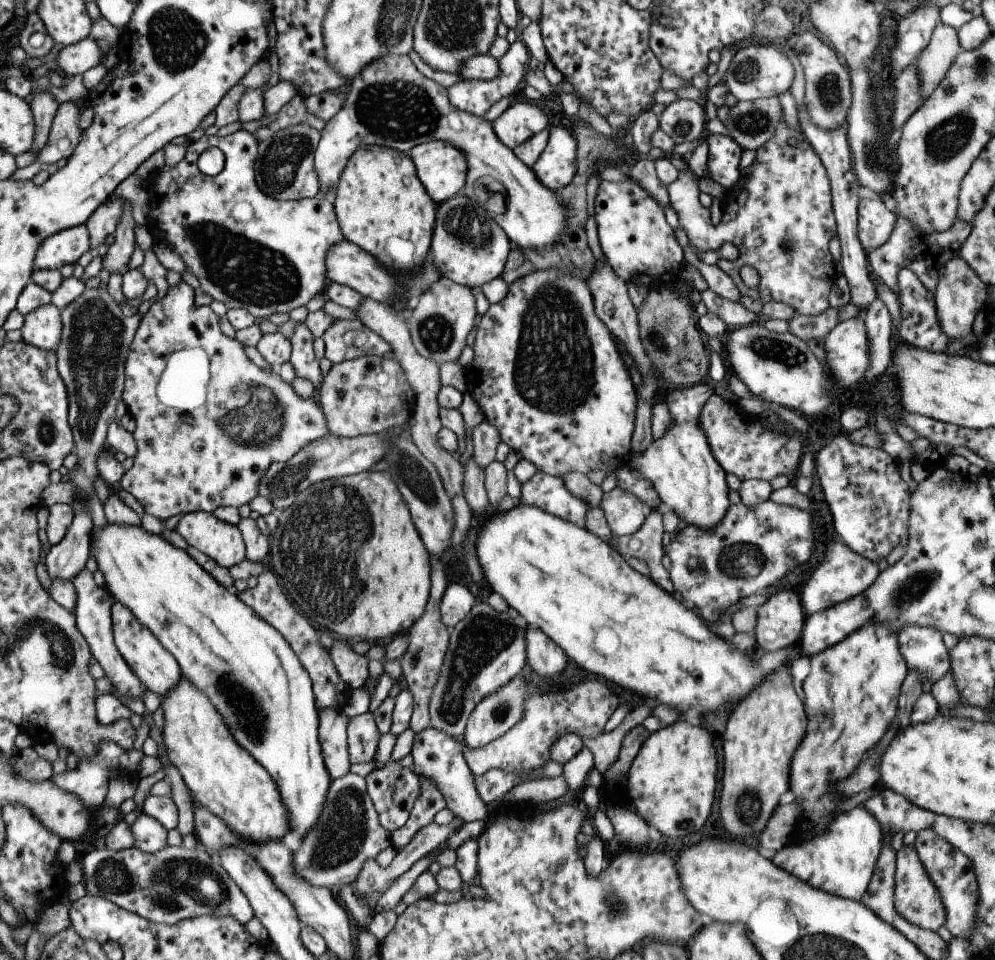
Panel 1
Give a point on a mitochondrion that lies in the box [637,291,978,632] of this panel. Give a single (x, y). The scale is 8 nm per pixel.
(912, 590)

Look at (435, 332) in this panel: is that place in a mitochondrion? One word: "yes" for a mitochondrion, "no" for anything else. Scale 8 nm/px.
yes

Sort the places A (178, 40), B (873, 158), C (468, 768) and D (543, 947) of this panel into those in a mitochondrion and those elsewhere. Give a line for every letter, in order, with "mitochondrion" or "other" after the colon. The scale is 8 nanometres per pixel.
A: mitochondrion
B: mitochondrion
C: other
D: other

